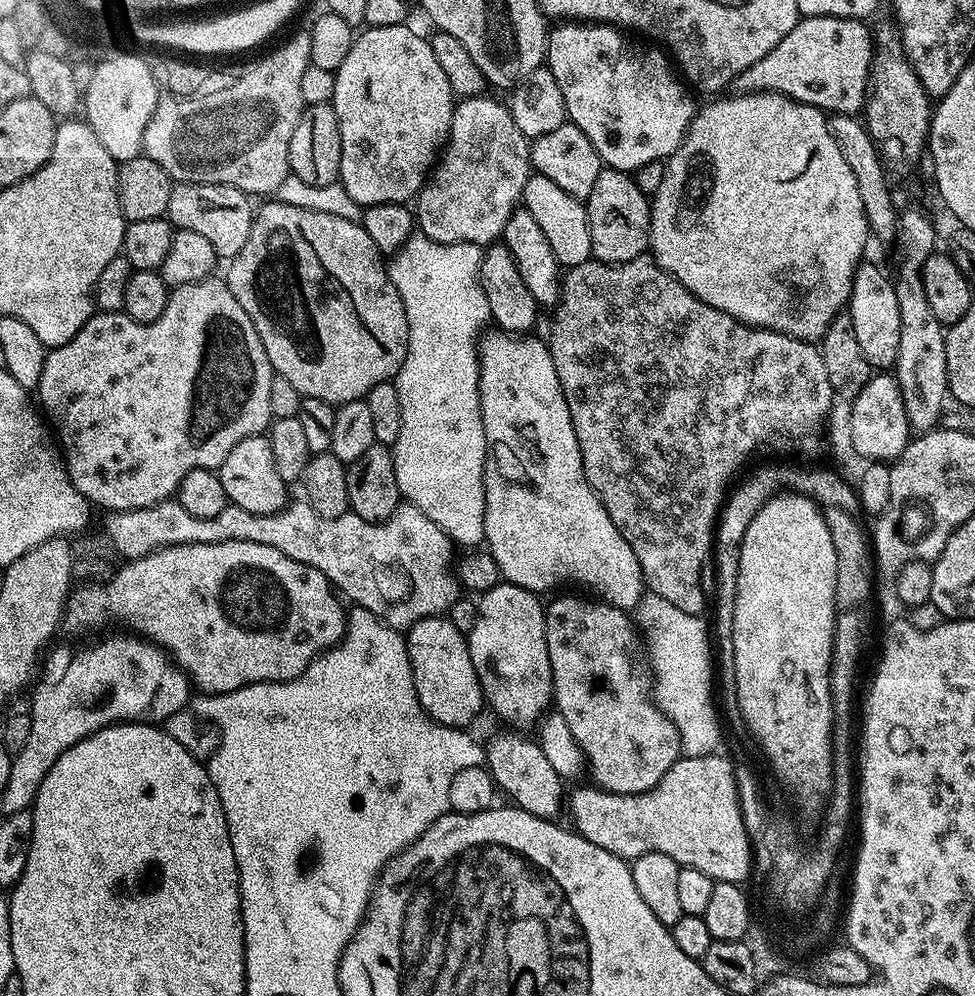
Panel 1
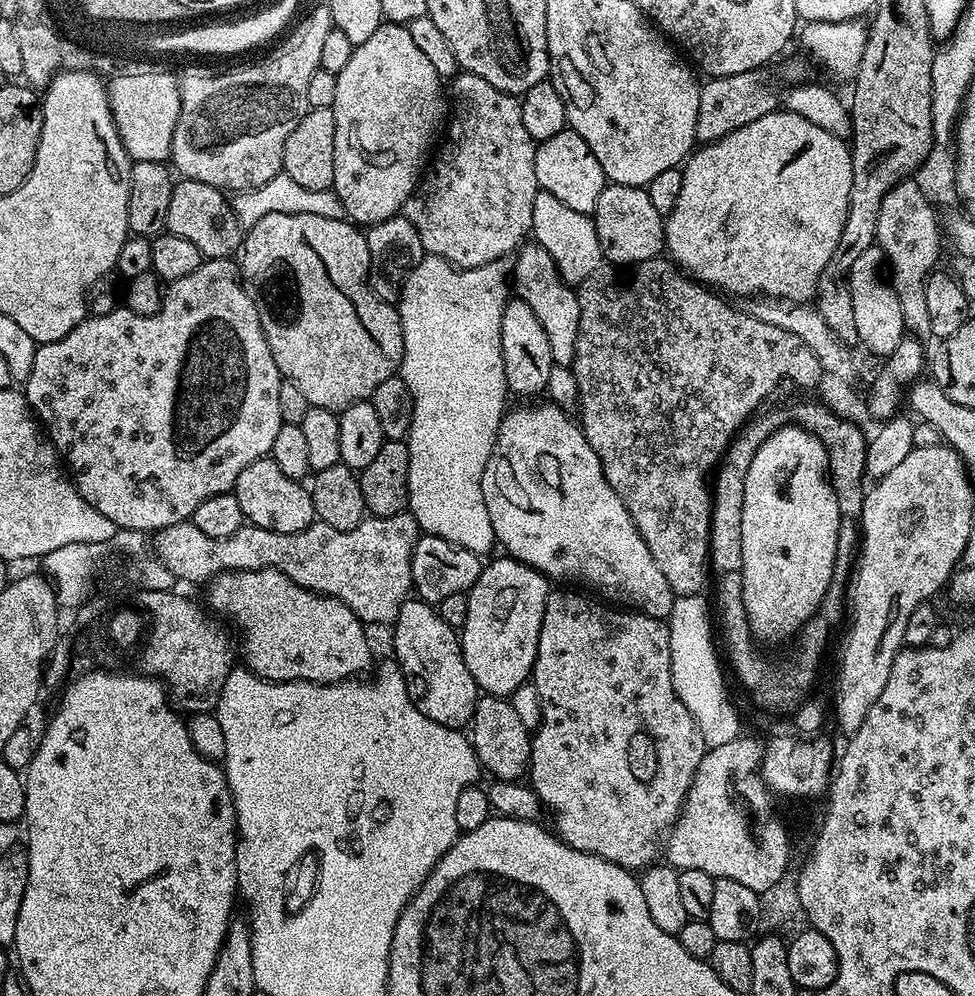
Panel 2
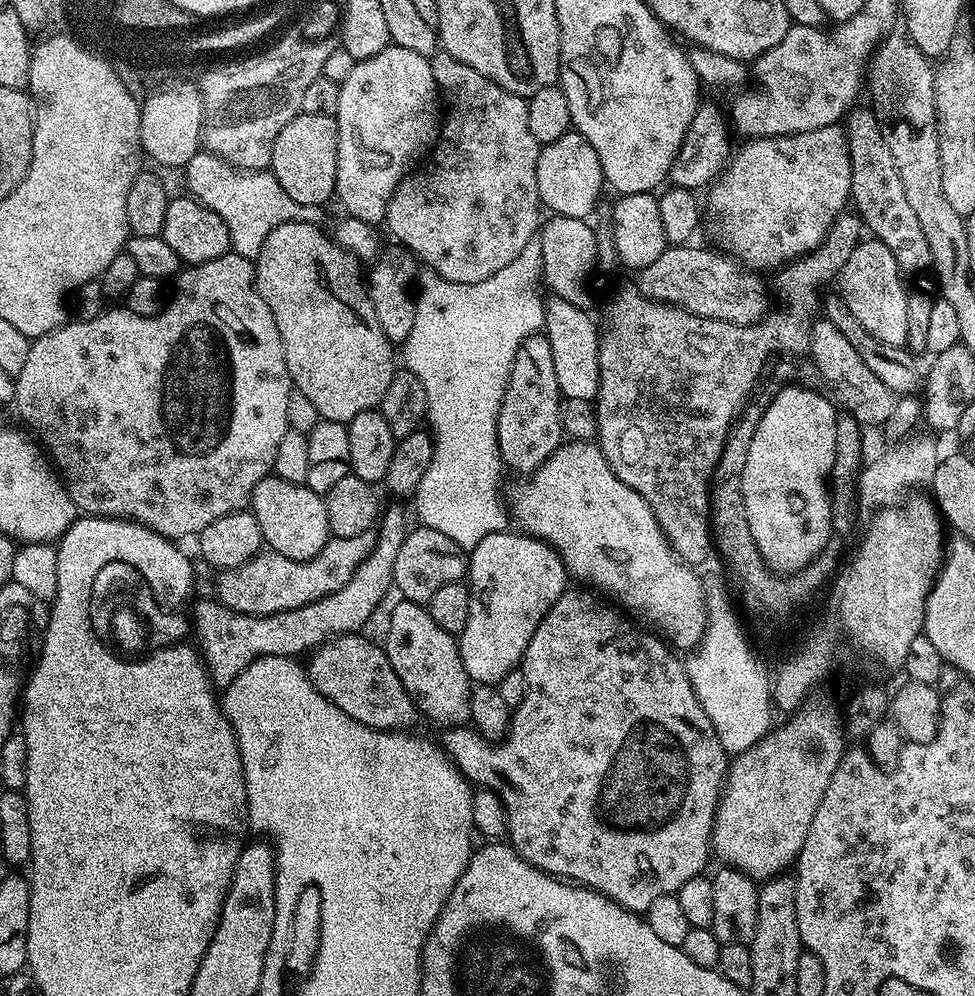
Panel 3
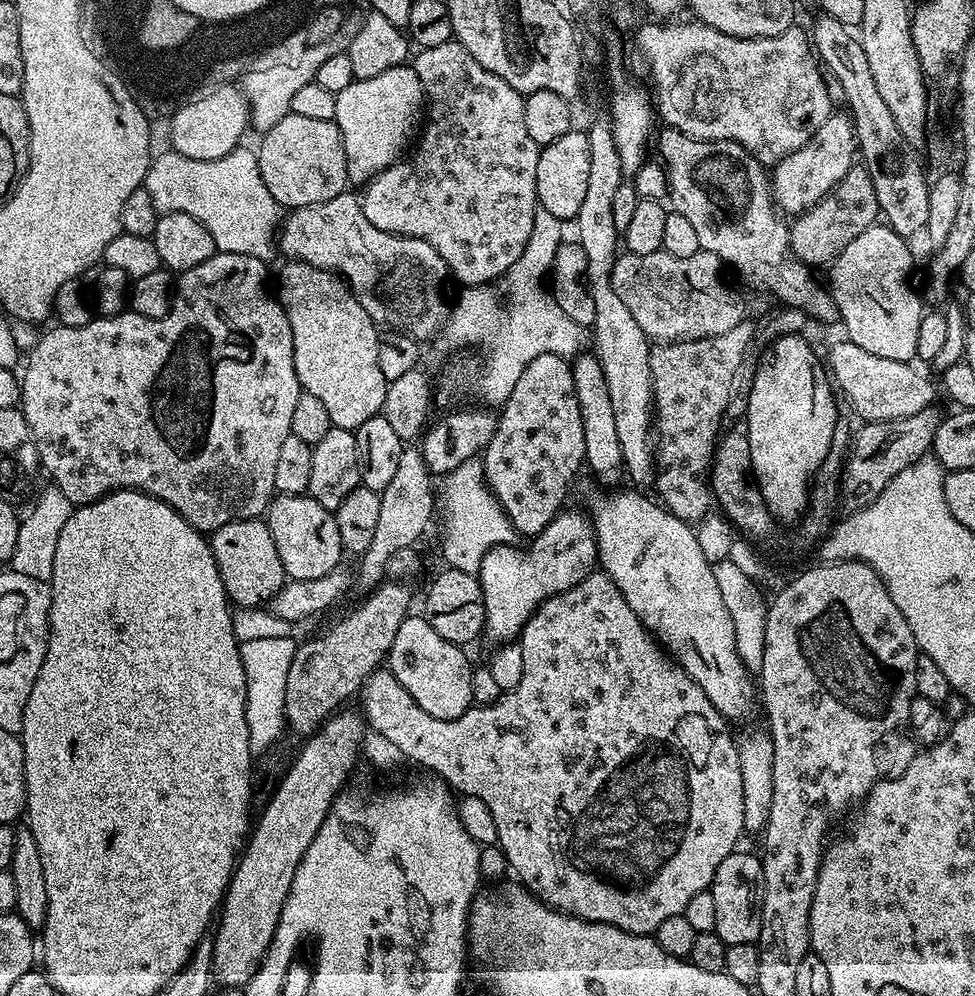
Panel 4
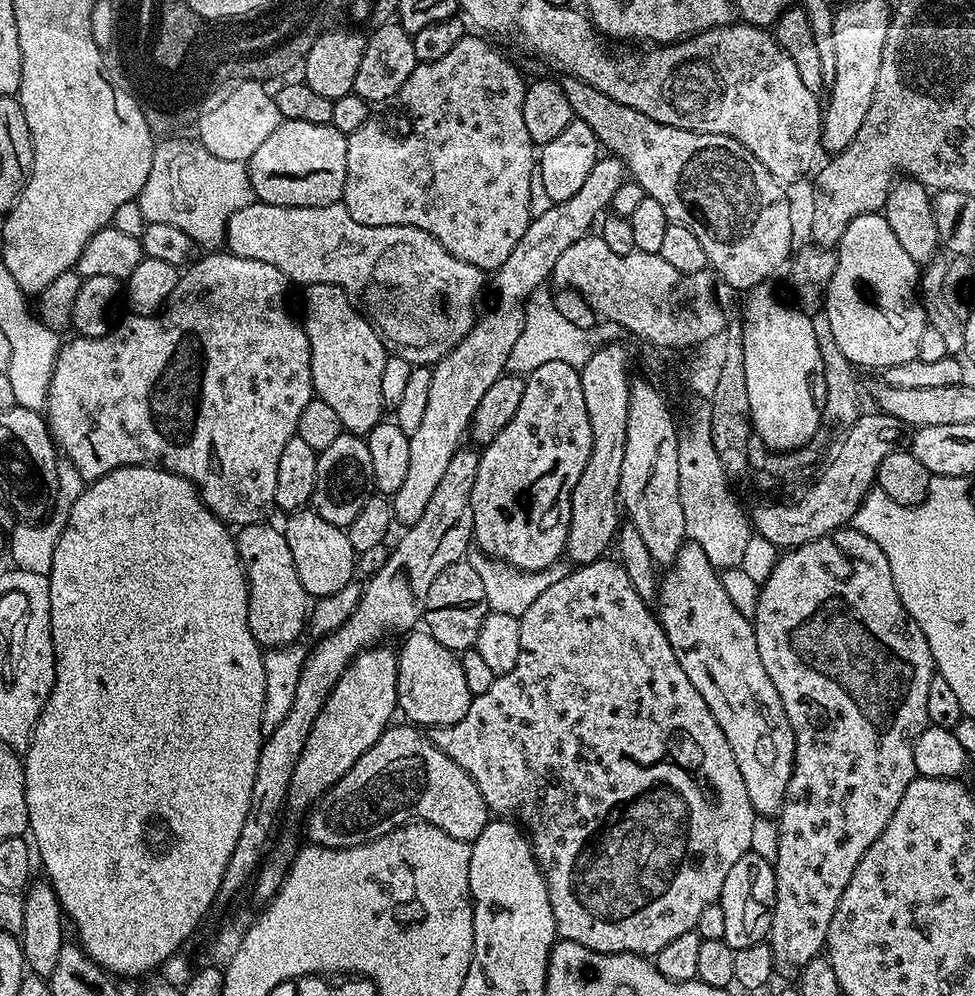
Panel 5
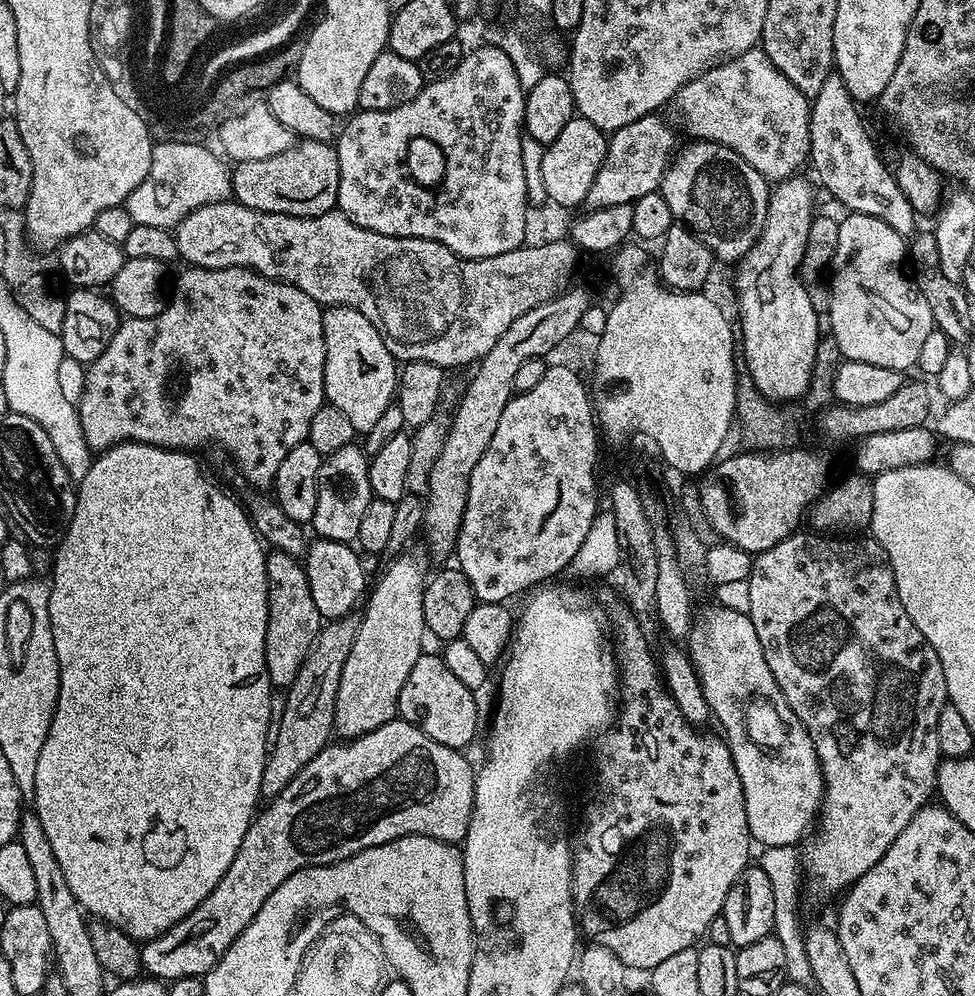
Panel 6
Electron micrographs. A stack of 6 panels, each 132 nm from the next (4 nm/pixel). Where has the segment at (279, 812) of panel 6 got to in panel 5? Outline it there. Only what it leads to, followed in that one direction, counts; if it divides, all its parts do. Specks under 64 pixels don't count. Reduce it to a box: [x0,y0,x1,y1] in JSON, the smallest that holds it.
[307,726,490,848]

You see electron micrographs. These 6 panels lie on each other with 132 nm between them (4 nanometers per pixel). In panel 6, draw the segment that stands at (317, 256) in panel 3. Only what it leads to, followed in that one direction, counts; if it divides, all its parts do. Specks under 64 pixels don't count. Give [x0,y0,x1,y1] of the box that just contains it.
[322,306,398,434]

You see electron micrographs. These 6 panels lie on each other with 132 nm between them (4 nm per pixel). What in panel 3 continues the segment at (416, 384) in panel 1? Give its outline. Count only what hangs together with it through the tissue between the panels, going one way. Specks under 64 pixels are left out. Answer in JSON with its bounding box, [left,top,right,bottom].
[402,235,546,550]

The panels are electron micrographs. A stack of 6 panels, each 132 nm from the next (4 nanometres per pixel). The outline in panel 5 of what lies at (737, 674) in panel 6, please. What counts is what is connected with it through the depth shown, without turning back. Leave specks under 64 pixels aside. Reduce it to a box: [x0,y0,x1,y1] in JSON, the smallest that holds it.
[658,542,796,817]

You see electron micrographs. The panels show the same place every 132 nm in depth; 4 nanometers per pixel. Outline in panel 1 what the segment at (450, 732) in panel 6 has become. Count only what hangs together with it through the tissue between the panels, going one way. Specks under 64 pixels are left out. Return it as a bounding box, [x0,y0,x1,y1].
[407,615,486,729]

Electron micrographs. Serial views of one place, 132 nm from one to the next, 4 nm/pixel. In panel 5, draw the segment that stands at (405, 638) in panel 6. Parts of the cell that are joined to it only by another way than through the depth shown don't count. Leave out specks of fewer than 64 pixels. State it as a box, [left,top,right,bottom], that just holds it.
[286,646,398,809]

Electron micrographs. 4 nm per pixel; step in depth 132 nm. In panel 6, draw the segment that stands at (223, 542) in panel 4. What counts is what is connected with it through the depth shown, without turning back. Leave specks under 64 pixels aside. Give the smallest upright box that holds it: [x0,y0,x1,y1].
[266,550,322,690]

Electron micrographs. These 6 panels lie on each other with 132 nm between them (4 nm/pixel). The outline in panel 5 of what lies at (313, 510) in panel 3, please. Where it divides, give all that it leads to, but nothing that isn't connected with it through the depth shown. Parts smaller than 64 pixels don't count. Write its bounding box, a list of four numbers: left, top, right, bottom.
[282,506,358,597]

